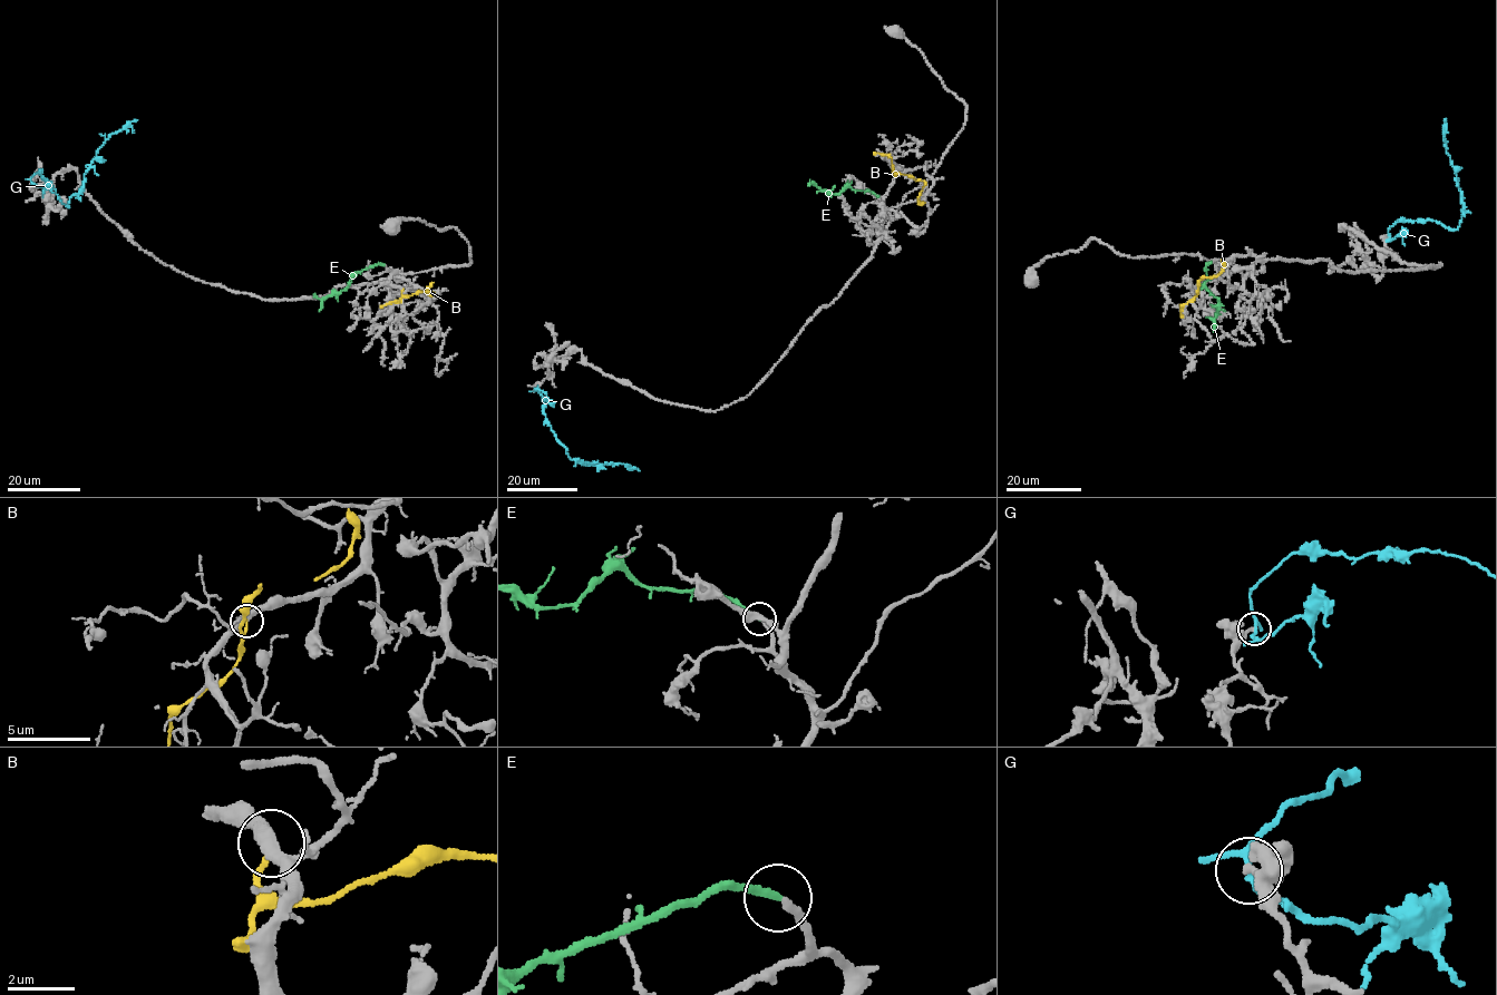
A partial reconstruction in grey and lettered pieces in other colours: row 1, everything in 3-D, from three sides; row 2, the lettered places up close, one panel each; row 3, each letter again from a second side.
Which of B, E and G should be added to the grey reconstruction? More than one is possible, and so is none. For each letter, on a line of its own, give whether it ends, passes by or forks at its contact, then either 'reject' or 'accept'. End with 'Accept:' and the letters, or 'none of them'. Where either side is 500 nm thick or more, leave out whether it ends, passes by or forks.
B: it ends there; reject
E: it ends there; accept
G: it forks there; reject
Accept: E

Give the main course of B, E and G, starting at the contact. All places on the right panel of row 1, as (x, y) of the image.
B: (1198, 285), (1201, 277), (1220, 272), (1222, 260)
E: (1211, 262), (1205, 267), (1205, 286), (1218, 304), (1213, 319), (1205, 318)
G: (1390, 237), (1388, 230), (1398, 220), (1458, 227), (1464, 205), (1445, 127), (1448, 133)

